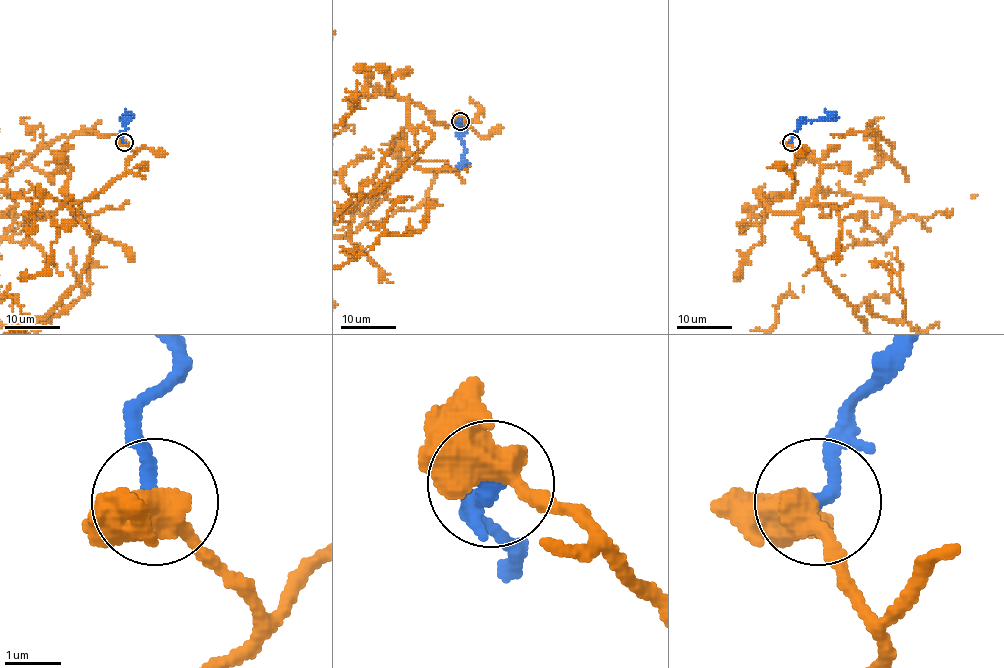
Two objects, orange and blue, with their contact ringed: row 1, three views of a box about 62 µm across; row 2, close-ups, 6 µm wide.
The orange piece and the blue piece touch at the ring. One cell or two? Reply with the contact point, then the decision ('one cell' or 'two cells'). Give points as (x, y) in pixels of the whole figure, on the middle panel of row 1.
place (460, 121); one cell

